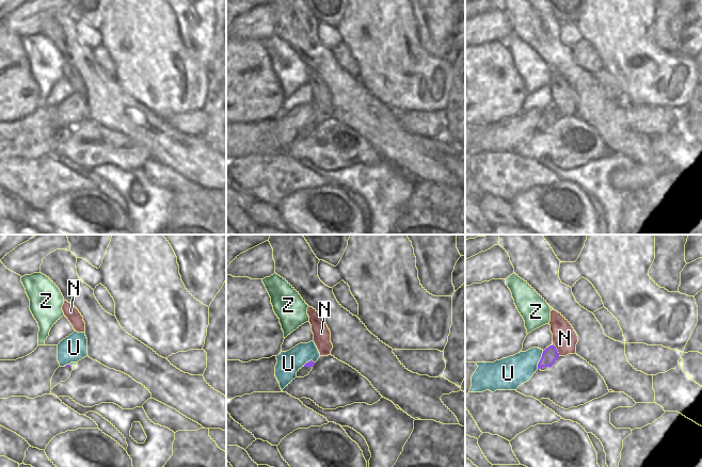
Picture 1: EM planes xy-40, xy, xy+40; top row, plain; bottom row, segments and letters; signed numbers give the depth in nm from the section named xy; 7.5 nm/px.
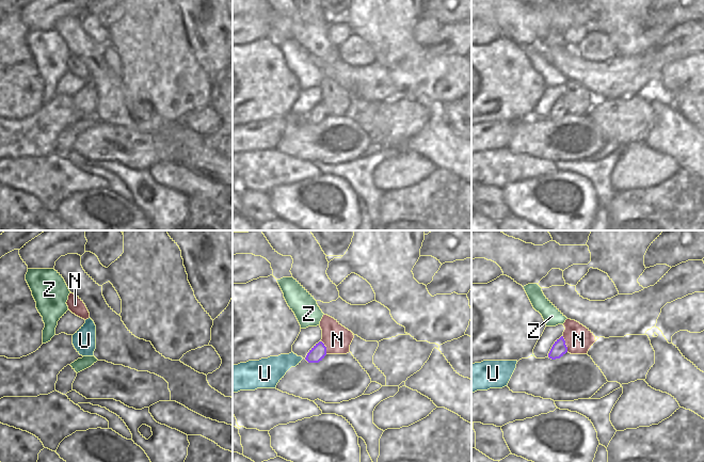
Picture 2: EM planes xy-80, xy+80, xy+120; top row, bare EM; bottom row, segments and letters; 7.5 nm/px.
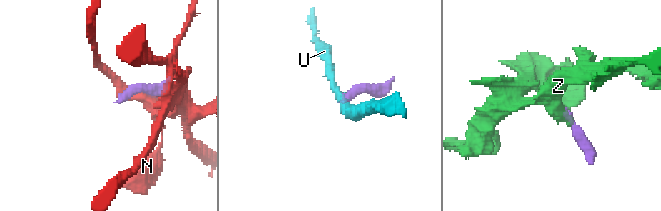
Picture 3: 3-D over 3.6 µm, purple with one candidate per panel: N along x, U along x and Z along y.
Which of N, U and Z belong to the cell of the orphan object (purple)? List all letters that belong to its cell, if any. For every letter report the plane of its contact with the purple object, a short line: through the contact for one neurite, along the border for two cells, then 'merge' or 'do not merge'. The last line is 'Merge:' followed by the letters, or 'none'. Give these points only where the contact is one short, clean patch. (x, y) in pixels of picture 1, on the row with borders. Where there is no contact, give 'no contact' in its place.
N: meets purple in xy+40; do not merge
U: meets purple in xy+40; line xy+40 (543, 351), (537, 368); do not merge
Z: no contact; do not merge
Merge: none

